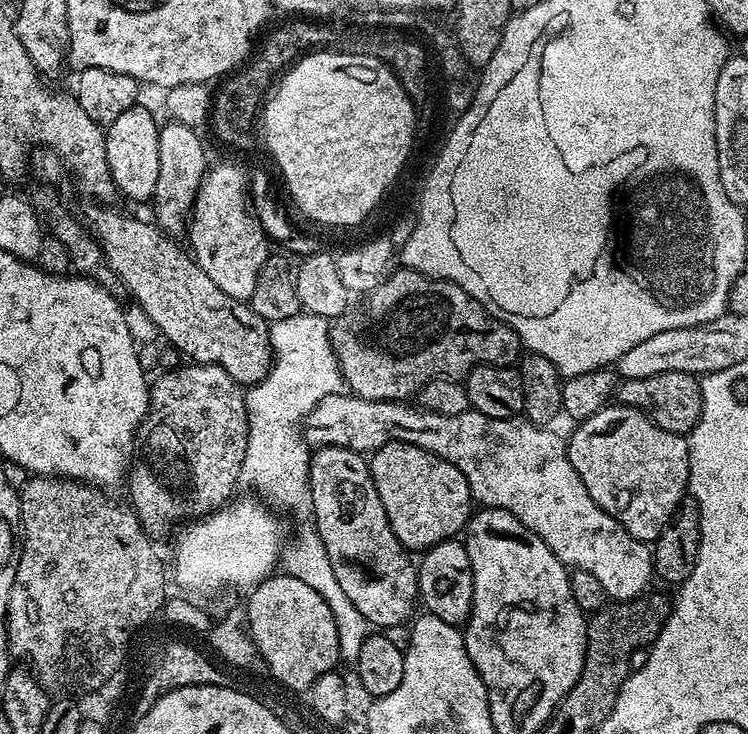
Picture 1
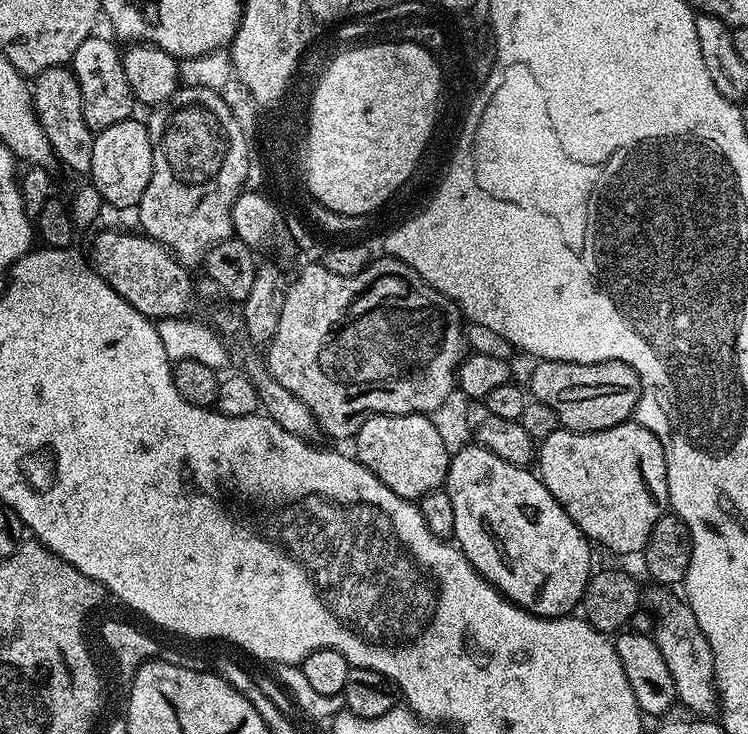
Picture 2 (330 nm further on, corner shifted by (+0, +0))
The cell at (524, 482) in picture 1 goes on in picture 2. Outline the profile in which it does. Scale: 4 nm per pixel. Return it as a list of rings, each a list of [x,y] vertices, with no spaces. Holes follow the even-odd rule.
[[[652,586],[649,589],[646,592],[646,604],[654,617],[654,639],[658,650],[662,650],[662,658],[666,662],[666,670],[670,670],[670,678],[674,678],[677,701],[681,705],[684,703],[692,711],[689,713],[697,717],[711,717],[718,708],[714,683],[716,675],[712,651],[710,644],[706,642],[706,636],[702,634],[702,626],[698,626],[698,618],[694,618],[690,605],[672,593],[675,591],[664,586]]]

